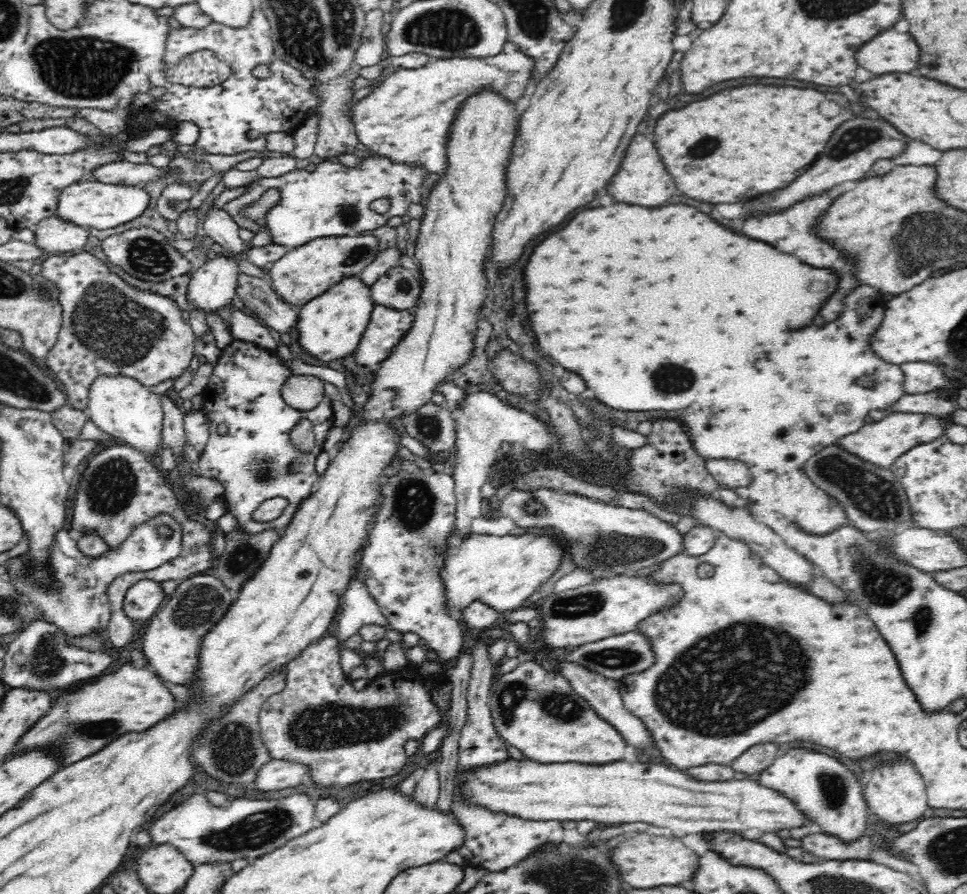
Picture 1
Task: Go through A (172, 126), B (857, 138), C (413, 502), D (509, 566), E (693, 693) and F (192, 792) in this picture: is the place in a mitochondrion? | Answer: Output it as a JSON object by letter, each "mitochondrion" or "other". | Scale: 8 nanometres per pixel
{"A":"other","B":"mitochondrion","C":"mitochondrion","D":"other","E":"mitochondrion","F":"other"}

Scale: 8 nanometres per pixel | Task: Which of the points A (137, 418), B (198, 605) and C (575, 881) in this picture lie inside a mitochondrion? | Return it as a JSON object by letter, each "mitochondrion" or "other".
{"A":"other","B":"mitochondrion","C":"mitochondrion"}

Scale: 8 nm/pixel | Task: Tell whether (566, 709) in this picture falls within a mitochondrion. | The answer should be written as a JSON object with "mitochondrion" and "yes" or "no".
{"mitochondrion":"yes"}

